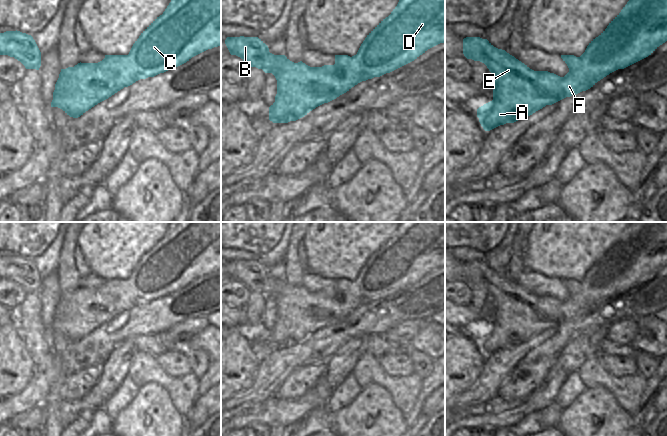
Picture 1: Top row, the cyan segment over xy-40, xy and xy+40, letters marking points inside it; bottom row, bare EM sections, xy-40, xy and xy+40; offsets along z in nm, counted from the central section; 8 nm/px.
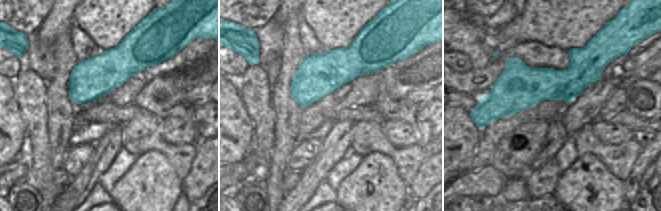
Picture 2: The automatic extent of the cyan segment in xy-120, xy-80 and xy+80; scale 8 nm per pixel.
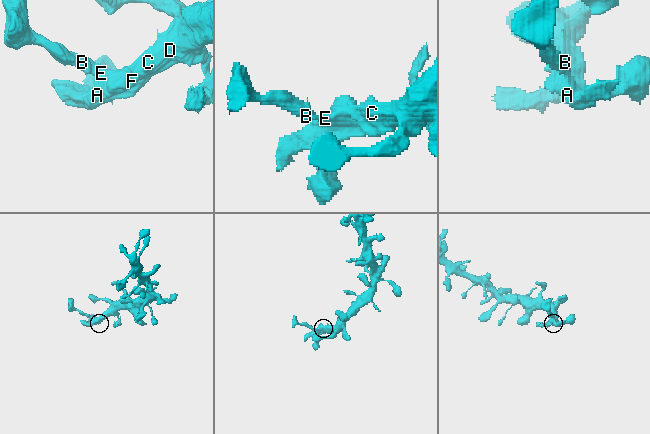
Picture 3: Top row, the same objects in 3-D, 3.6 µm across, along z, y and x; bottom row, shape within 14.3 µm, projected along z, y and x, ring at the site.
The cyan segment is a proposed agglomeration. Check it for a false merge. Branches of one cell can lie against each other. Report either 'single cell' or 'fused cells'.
single cell

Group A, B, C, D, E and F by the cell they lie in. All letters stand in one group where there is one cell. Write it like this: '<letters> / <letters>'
A B C D E F

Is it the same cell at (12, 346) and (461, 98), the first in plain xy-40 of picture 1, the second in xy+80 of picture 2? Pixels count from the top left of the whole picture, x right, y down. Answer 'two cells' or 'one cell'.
two cells

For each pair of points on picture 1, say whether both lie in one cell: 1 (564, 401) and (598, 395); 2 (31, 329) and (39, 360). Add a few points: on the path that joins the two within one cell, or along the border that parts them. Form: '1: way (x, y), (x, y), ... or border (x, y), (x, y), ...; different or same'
1: border (587, 387), (563, 409); different
2: way (35, 337), (39, 352); same

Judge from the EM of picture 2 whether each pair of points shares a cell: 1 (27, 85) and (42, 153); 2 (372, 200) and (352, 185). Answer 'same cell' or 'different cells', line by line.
1: same cell
2: same cell

